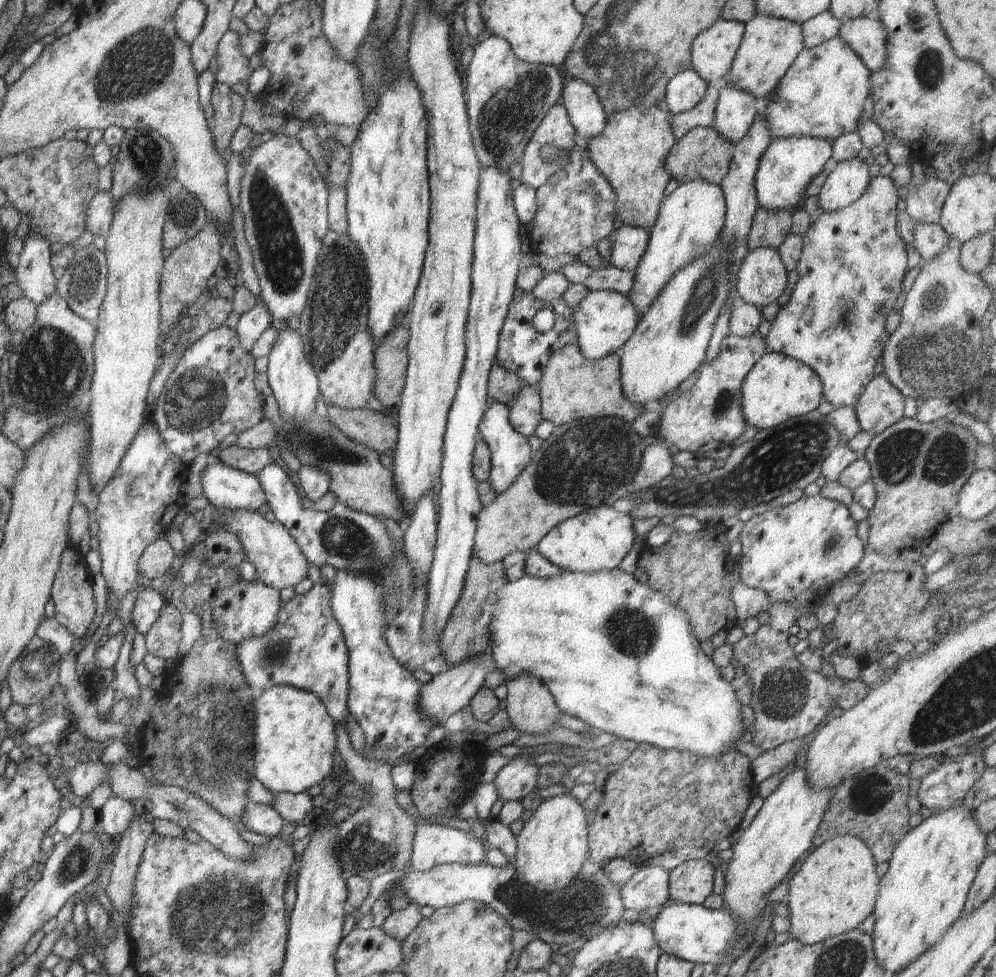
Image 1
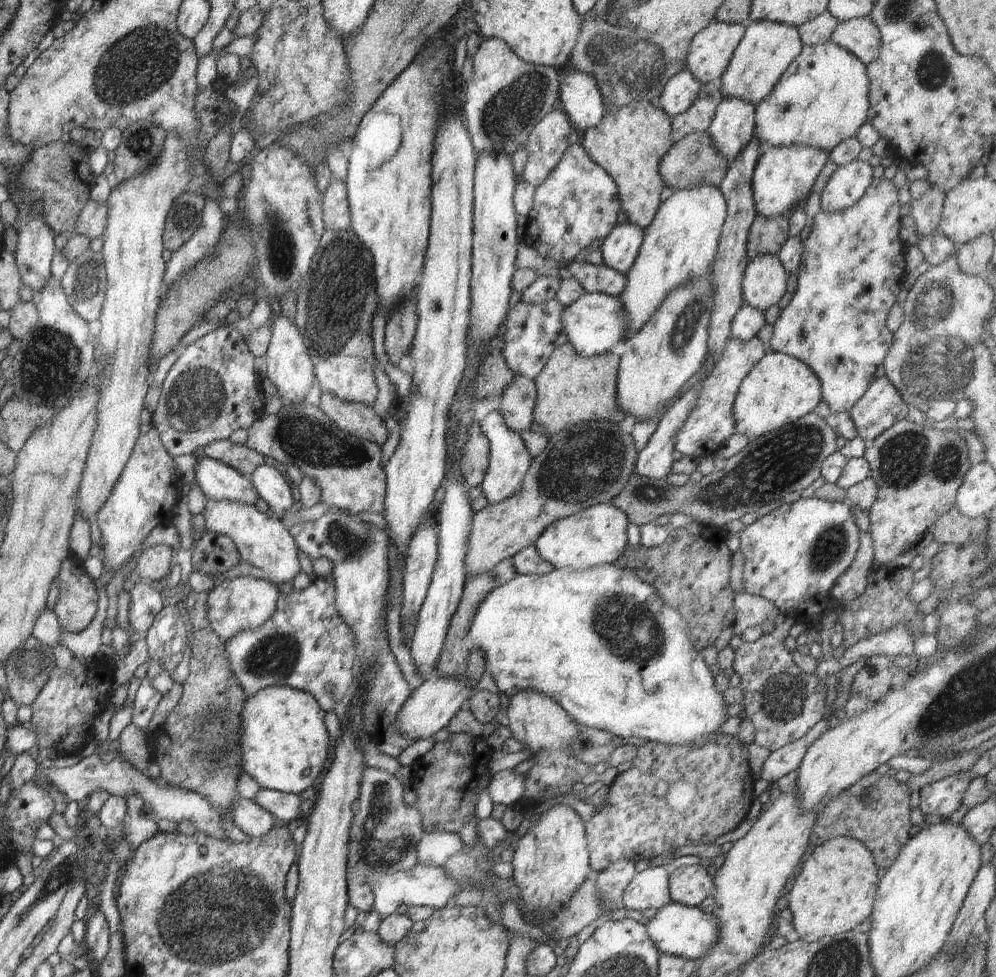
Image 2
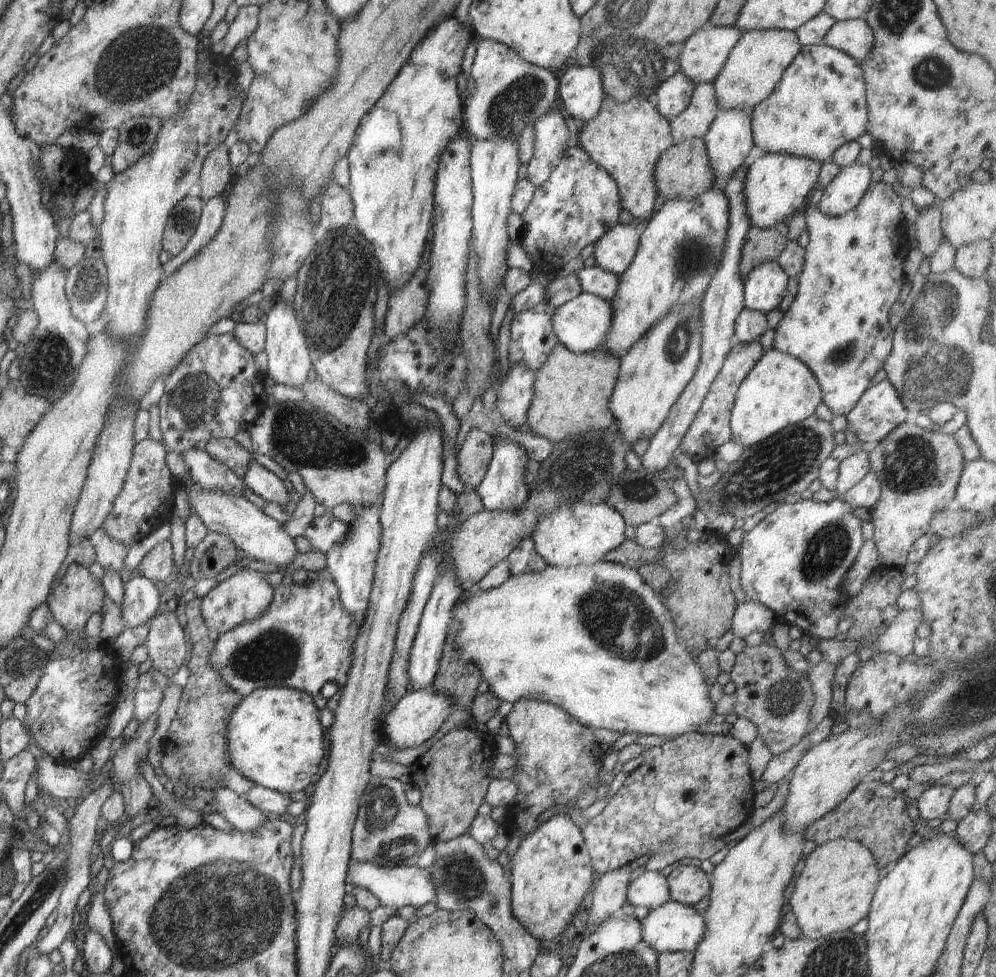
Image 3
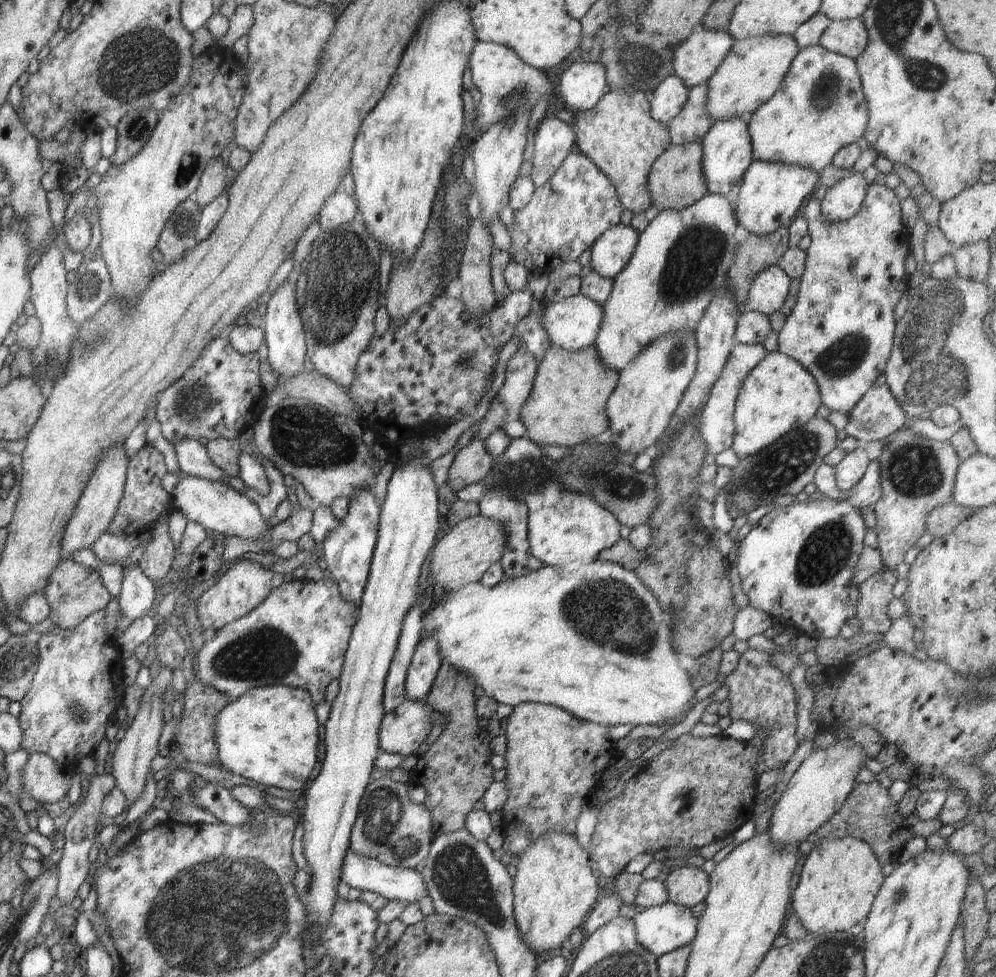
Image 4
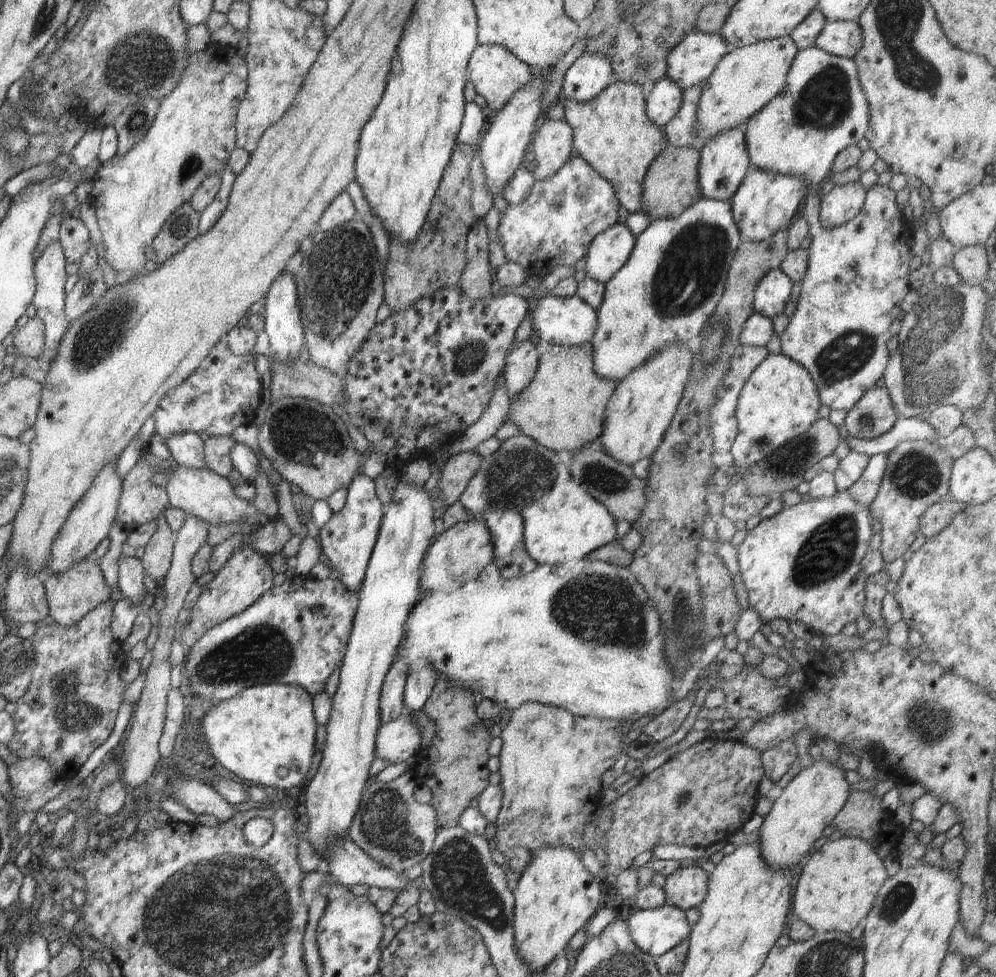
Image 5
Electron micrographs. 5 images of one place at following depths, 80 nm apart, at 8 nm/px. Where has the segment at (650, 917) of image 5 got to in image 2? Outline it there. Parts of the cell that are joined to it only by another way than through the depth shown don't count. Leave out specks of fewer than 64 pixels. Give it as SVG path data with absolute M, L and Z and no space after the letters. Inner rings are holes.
M672 900L666 906L659 908L653 918L644 925L648 936L660 953L683 956L695 961L707 955L721 935L721 929L714 915L705 913L700 907L683 905Z

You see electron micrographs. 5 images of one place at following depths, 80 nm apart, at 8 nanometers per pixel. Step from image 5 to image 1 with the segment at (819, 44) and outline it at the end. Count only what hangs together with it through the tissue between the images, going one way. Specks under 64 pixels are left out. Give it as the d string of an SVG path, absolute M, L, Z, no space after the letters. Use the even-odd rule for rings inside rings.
M860 17L846 21L837 36L852 48L871 72L884 66L887 30L880 20Z

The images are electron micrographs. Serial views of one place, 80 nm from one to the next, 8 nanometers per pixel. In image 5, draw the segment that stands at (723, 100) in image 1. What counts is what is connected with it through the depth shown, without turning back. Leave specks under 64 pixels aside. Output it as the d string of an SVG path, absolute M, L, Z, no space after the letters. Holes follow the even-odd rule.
M744 127L728 129L717 134L701 148L701 157L698 165L698 186L704 199L715 201L729 201L738 190L740 184L751 166L747 151Z

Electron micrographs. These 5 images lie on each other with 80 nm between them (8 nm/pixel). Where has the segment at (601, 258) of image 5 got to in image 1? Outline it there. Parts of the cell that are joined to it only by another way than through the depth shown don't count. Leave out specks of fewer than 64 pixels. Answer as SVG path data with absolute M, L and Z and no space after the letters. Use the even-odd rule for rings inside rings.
M620 225L612 238L609 263L623 271L634 272L646 250L649 231L642 227Z

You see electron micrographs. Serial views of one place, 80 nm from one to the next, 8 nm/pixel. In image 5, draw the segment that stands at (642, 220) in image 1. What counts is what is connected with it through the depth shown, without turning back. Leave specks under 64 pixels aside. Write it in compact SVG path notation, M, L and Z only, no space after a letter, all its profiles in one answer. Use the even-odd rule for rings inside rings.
M615 81L585 103L564 97L563 120L573 130L574 153L611 182L619 204L629 213L640 211L645 174L668 144L662 128L646 116L642 87L636 83Z

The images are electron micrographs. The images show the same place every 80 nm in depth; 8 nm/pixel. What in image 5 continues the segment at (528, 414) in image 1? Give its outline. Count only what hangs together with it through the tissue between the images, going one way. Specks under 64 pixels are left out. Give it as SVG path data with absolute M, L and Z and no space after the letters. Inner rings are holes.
M527 339L518 342L505 358L503 376L512 400L535 375L539 361L539 349L536 344Z

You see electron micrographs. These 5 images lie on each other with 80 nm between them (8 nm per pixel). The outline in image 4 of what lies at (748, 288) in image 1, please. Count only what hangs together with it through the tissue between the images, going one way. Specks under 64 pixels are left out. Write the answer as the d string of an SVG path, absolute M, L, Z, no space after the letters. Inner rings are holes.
M776 264L755 276L747 294L746 308L767 317L781 310L789 293L791 278Z

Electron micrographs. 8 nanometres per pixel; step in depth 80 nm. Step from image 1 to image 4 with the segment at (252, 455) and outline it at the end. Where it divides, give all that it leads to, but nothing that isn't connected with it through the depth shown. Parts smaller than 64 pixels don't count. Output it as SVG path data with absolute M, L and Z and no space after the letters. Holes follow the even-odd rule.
M214 439L204 442L208 456L212 462L221 468L228 477L238 476L240 467L237 460L242 452L242 446L238 439Z

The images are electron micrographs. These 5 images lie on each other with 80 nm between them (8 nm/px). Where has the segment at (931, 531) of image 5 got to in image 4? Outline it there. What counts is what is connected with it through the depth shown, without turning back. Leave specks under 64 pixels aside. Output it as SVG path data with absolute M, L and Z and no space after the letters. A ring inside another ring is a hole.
M956 502L946 503L929 512L925 520L925 530L938 538L952 532L954 527L973 513Z

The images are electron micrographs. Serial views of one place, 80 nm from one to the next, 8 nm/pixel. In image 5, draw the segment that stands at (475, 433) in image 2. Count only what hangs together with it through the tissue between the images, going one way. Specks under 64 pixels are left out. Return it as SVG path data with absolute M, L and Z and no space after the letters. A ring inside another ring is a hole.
M474 450L447 458L441 470L441 478L437 484L440 488L439 500L444 506L450 506L459 500L460 495L470 479L481 469L483 458L473 453Z

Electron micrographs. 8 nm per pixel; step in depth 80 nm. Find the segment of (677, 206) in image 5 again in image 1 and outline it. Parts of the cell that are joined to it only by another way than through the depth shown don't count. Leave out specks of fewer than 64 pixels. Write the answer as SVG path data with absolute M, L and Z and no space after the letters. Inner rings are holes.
M712 127L690 129L680 140L677 140L667 154L665 169L669 172L671 179L674 178L680 185L692 178L700 178L719 185L729 171L732 158L731 146L732 144Z

